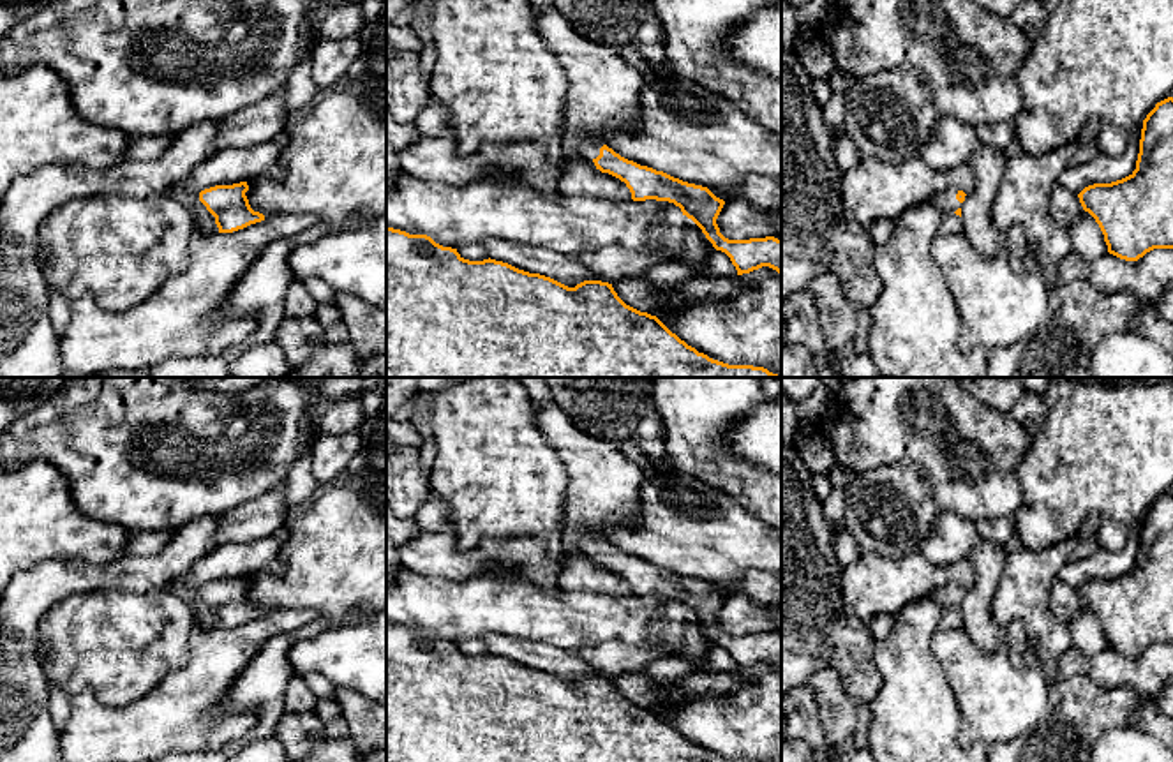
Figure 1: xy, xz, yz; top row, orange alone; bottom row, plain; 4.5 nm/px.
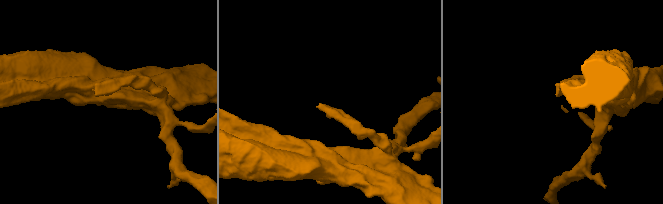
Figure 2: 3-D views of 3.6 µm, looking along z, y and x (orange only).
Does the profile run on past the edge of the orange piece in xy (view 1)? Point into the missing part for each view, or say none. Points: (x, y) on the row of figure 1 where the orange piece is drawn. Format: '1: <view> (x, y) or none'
1: none

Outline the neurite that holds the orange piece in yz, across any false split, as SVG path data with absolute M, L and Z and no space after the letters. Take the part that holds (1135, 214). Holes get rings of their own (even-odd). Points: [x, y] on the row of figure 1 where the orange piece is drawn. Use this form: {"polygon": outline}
{"polygon": "M1173 97L1157 102L1143 120L1136 169L1122 180L1088 185L1078 198L1099 224L1109 254L1138 261L1154 249L1173 249Z"}

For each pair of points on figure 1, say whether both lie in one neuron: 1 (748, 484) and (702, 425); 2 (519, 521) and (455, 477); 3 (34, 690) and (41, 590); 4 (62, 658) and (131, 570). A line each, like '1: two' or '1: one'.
1: one
2: one
3: one
4: two

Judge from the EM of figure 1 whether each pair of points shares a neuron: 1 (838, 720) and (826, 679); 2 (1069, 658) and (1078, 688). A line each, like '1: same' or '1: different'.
1: same
2: different

